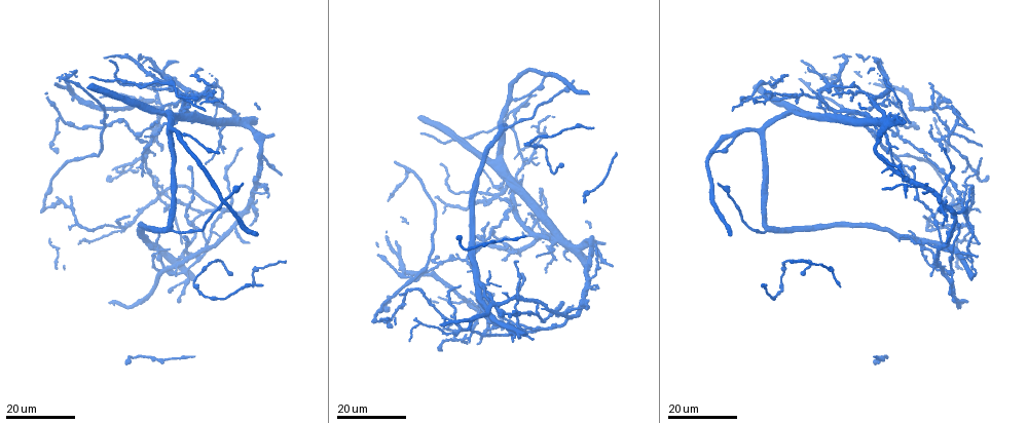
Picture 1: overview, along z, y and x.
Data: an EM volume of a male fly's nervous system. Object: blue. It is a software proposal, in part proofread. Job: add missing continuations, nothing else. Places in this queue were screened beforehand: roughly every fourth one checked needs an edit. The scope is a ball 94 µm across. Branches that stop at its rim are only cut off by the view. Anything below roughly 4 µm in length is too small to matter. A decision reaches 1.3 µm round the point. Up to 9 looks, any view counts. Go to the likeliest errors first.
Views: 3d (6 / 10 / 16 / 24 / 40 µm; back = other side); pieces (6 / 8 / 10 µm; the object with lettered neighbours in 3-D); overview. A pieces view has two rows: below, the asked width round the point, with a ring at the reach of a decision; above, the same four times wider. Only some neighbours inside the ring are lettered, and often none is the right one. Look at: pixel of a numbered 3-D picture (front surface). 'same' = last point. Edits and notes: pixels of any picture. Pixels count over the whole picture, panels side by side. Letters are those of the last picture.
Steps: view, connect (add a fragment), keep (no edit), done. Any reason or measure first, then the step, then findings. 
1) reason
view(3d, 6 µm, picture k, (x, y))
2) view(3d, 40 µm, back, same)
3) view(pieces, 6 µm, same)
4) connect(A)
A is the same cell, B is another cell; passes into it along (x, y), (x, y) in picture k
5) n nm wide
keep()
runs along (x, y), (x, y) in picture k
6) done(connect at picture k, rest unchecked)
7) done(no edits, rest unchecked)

branch stops here
view(3d, 16 µm, picture 1, (416, 320))

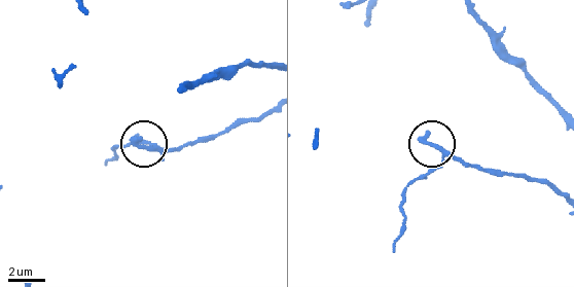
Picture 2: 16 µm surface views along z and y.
view(pieces, 8 µm, picture 2, (140, 138))

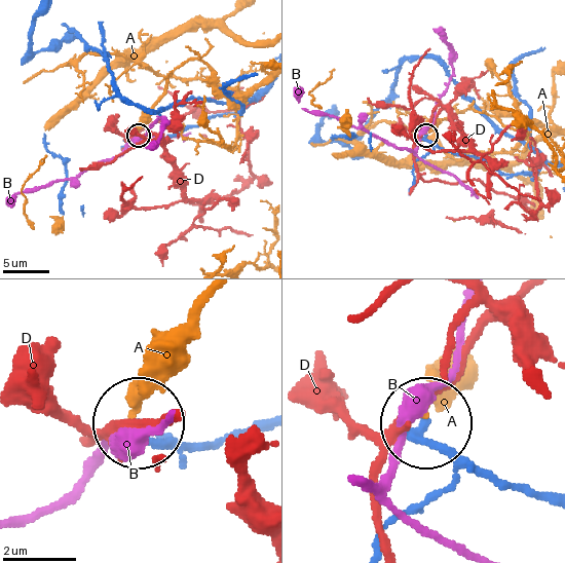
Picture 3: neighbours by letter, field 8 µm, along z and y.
keep()
A, B and D are other cells; none of them fits

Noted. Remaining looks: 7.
branch stops here
view(3d, 16 µm, picture 1, (596, 246))

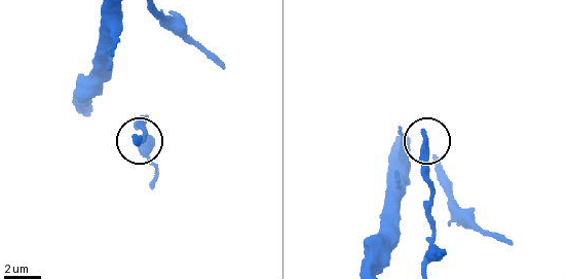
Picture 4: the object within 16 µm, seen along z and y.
view(pieces, 10 µm, picture 4, (422, 132))

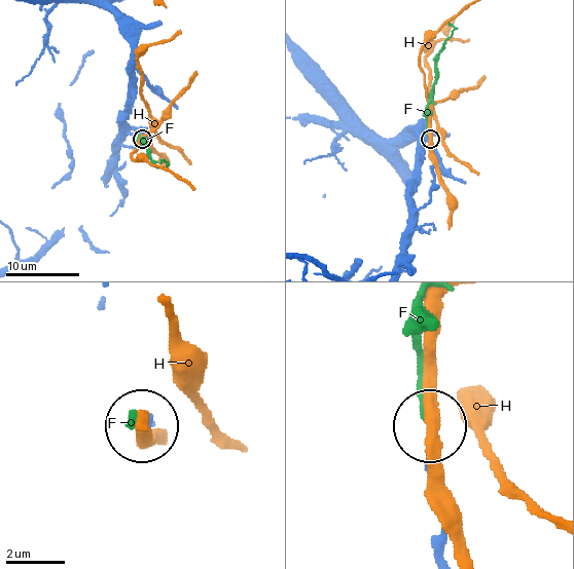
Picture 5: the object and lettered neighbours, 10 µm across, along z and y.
250 nm wide
connect(F)
F is the same cell, H is another cell; the neuron continues

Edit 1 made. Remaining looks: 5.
an open end
view(3d, 24 µm, picture 1, (70, 229))

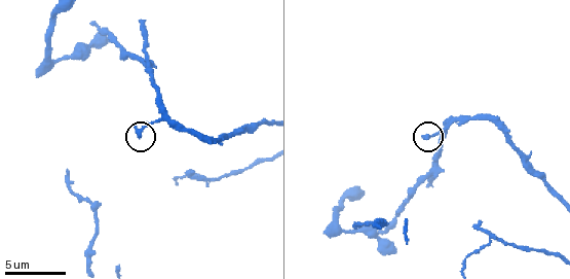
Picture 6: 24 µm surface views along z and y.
view(3d, 6 µm, picture 6, (137, 136))

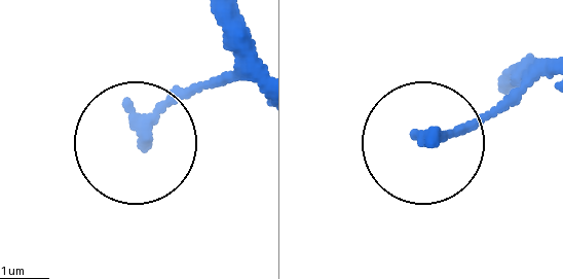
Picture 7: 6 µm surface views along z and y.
what lies round it
view(pieces, 8 µm, picture 7, (147, 145))

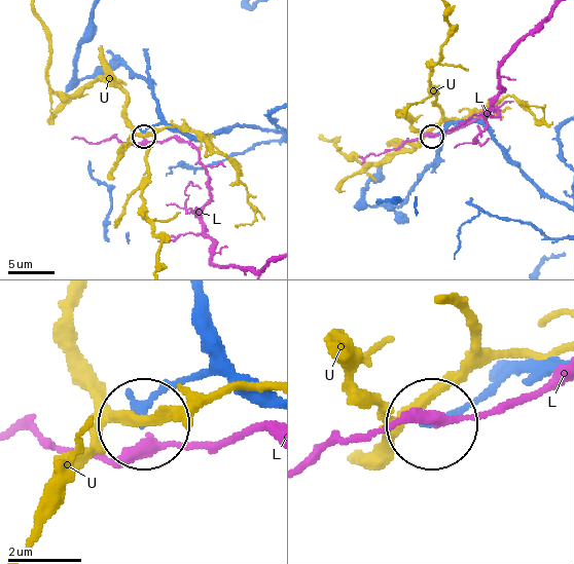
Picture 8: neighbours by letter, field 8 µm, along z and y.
200 nm wide
keep()
L and U are other cells; no lettered fragment goes on from it

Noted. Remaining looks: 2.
tapers out
view(3d, 24 µm, picture 1, (444, 329))

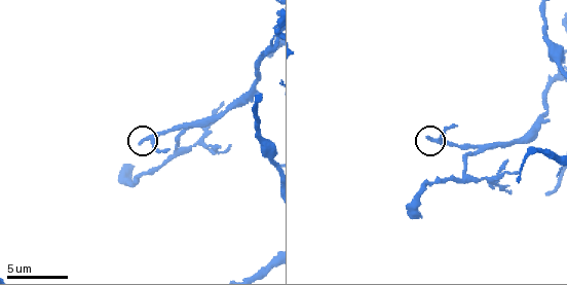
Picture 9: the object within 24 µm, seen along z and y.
view(pieces, 8 µm, picture 9, (428, 139))

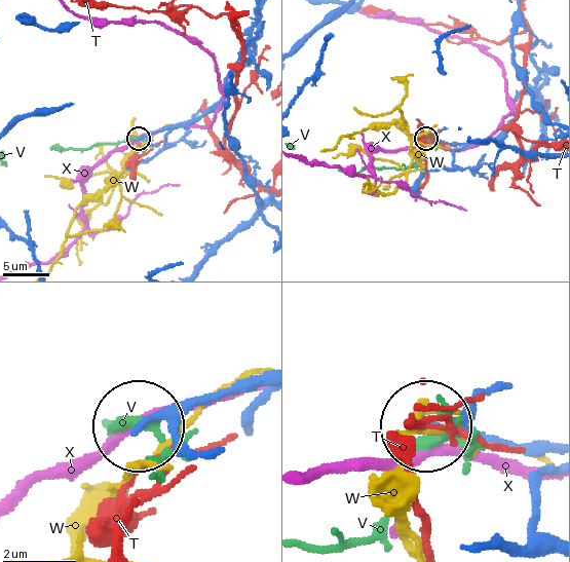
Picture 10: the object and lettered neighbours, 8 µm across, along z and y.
keep()
T, V, W and X are other cells; none of them fits

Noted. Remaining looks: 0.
done(connect at picture 5, rest unchecked)

